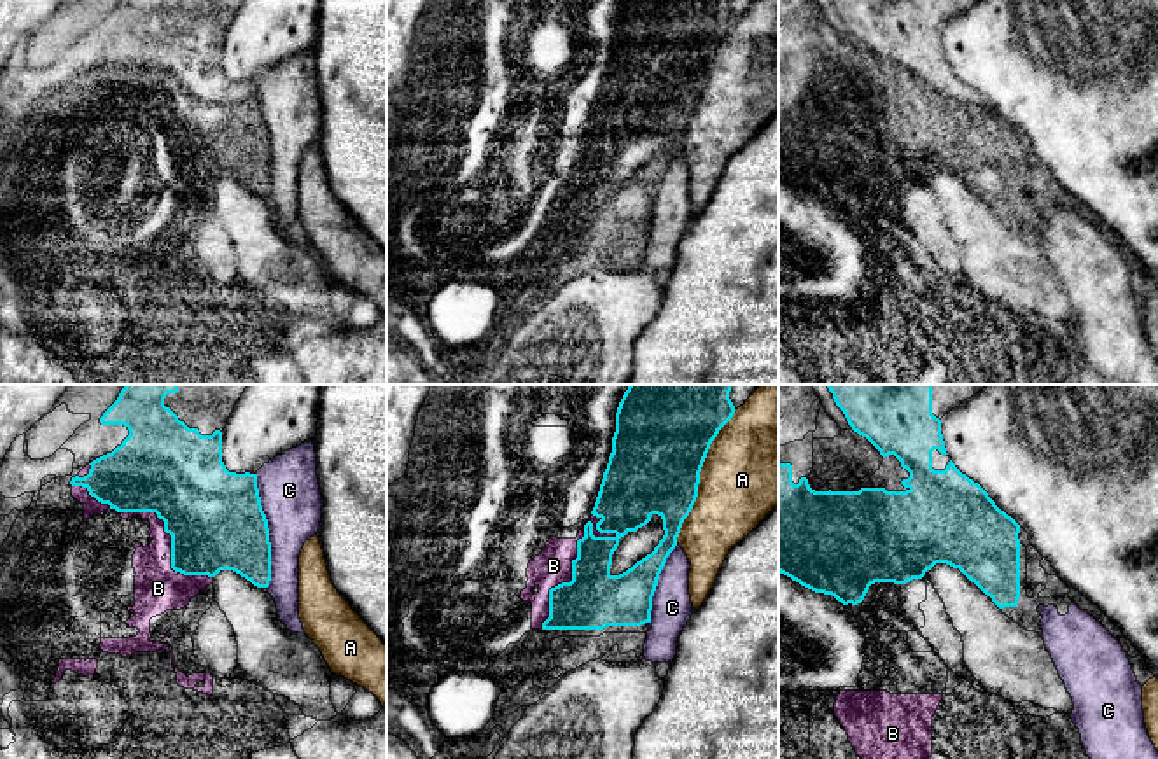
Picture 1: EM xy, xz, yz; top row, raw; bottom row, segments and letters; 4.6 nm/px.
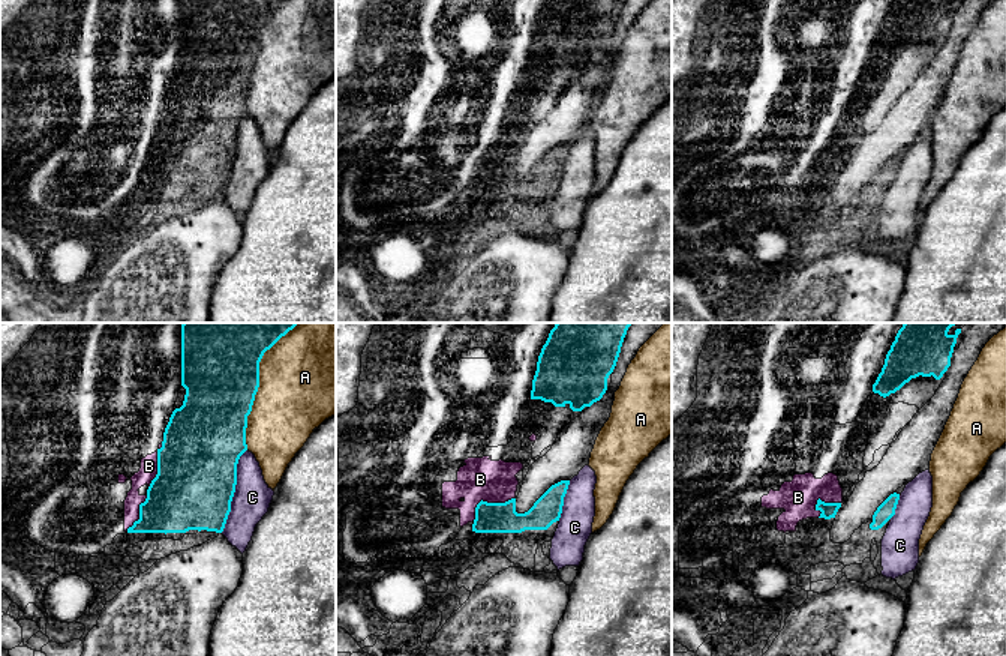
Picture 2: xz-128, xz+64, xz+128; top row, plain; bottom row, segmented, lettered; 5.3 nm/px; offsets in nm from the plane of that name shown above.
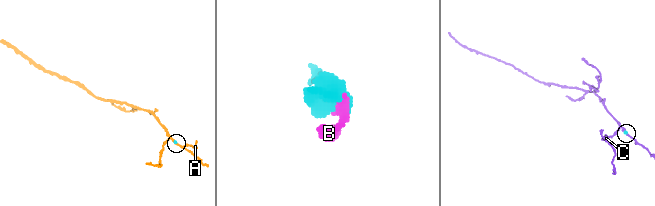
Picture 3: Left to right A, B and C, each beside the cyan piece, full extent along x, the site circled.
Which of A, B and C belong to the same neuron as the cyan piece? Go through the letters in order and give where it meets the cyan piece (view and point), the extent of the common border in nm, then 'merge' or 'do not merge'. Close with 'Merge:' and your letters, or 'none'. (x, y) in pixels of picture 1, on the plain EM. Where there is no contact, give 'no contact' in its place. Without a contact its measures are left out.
A: meets cyan in xz at (698, 84); contact 650 nm long; do not merge
B: meets cyan in xy at (172, 153); contact 500 nm long; merge
C: meets cyan in xy at (268, 139); contact 500 nm long; do not merge
Merge: B

